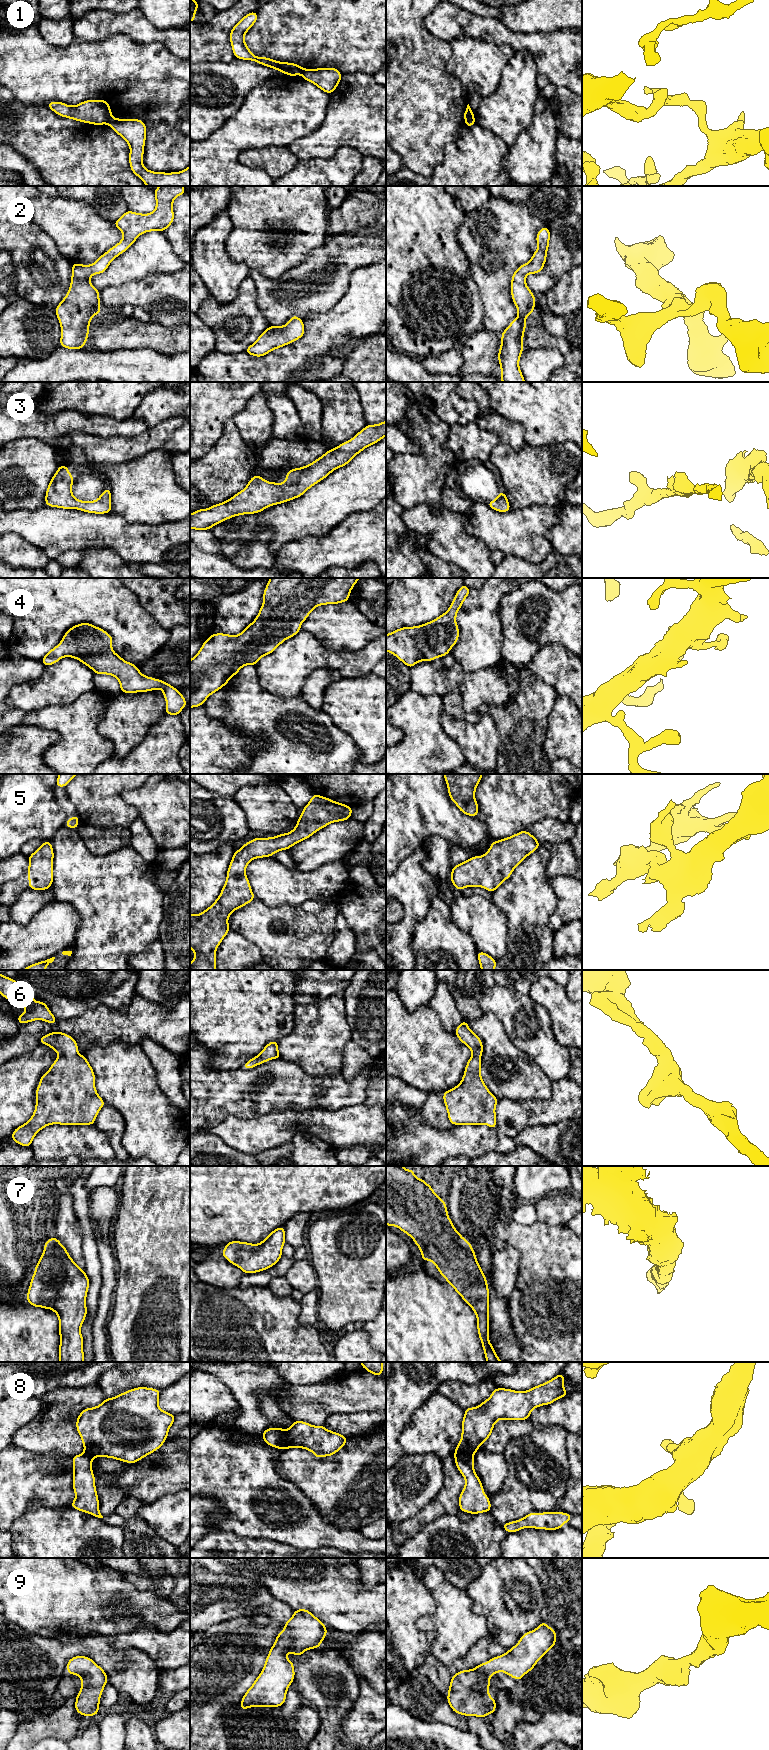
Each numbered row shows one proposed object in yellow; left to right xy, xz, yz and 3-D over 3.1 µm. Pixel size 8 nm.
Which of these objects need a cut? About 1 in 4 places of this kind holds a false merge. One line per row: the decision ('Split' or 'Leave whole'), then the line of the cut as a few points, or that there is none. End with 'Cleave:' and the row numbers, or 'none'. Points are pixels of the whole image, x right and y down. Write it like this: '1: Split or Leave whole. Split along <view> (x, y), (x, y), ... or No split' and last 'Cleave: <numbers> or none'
1: Split. Split along yz (473, 116), (465, 121)
2: Leave whole. No split
3: Leave whole. No split
4: Leave whole. No split
5: Leave whole. No split
6: Leave whole. No split
7: Leave whole. No split
8: Split. Split along xz (285, 1430), (284, 1448)
9: Leave whole. No split
Cleave: 1, 8

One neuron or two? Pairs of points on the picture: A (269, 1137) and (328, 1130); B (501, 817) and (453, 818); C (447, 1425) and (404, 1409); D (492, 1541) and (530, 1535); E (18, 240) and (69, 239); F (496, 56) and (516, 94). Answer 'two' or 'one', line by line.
A: one
B: two
C: two
D: two
E: two
F: two

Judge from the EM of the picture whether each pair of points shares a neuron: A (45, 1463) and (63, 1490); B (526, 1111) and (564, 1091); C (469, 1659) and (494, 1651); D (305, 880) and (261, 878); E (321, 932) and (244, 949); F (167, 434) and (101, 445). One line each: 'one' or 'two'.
A: one
B: one
C: one
D: one
E: two
F: one

